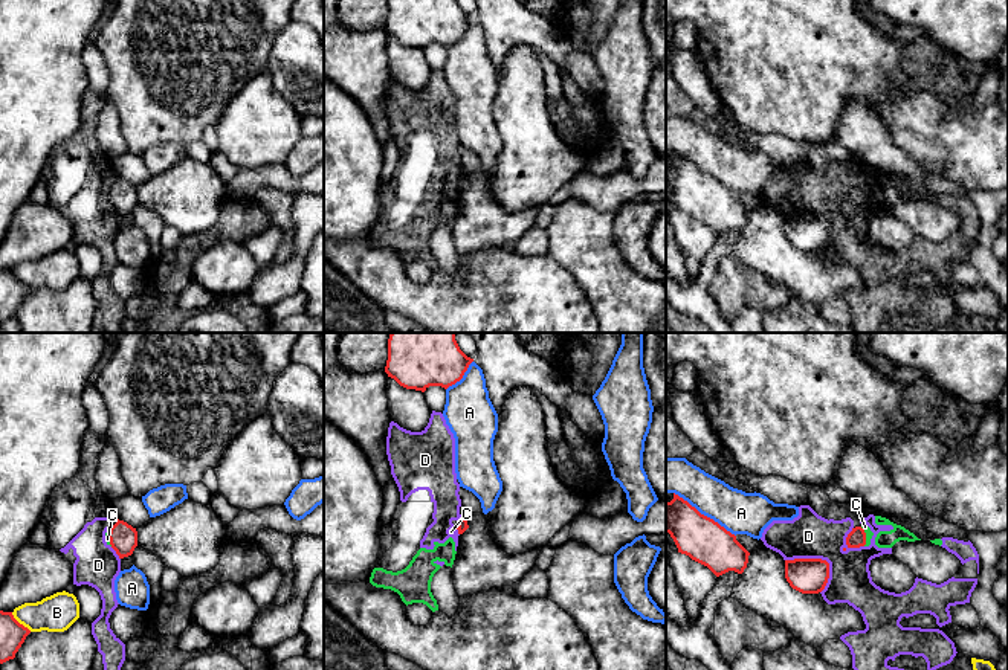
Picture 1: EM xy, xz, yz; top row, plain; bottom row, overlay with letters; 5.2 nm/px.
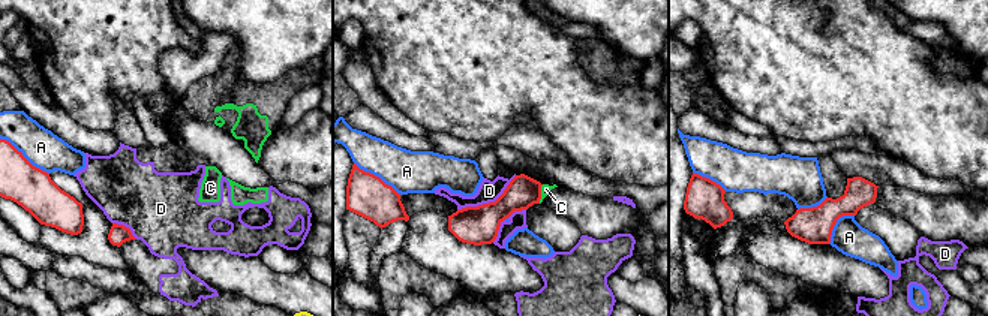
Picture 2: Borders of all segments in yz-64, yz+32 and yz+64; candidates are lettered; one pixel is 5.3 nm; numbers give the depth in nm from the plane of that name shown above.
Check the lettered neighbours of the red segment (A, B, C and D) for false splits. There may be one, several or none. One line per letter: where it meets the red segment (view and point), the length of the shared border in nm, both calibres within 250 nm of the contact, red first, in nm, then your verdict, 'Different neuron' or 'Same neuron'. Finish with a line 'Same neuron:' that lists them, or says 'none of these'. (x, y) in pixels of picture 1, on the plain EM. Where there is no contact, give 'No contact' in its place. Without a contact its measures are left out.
A: Touches red at yz (703, 173). Shared border 400 nm. Thickness 240 nm (red) against 220 nm. Different neuron
B: Touches red at xy (19, 281). Shared border 150 nm. Thickness 140 nm (red) against 190 nm. Different neuron
C: Touches red at yz (865, 194). Shared border 110 nm. Thickness 100 nm (red) against 40 nm. Different neuron
D: Touches red at yz (819, 217). Shared border 260 nm. Thickness 190 nm (red) against 240 nm. Different neuron
Same neuron: none of these

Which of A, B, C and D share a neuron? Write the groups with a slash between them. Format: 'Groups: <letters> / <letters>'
Groups: A / B / C D

